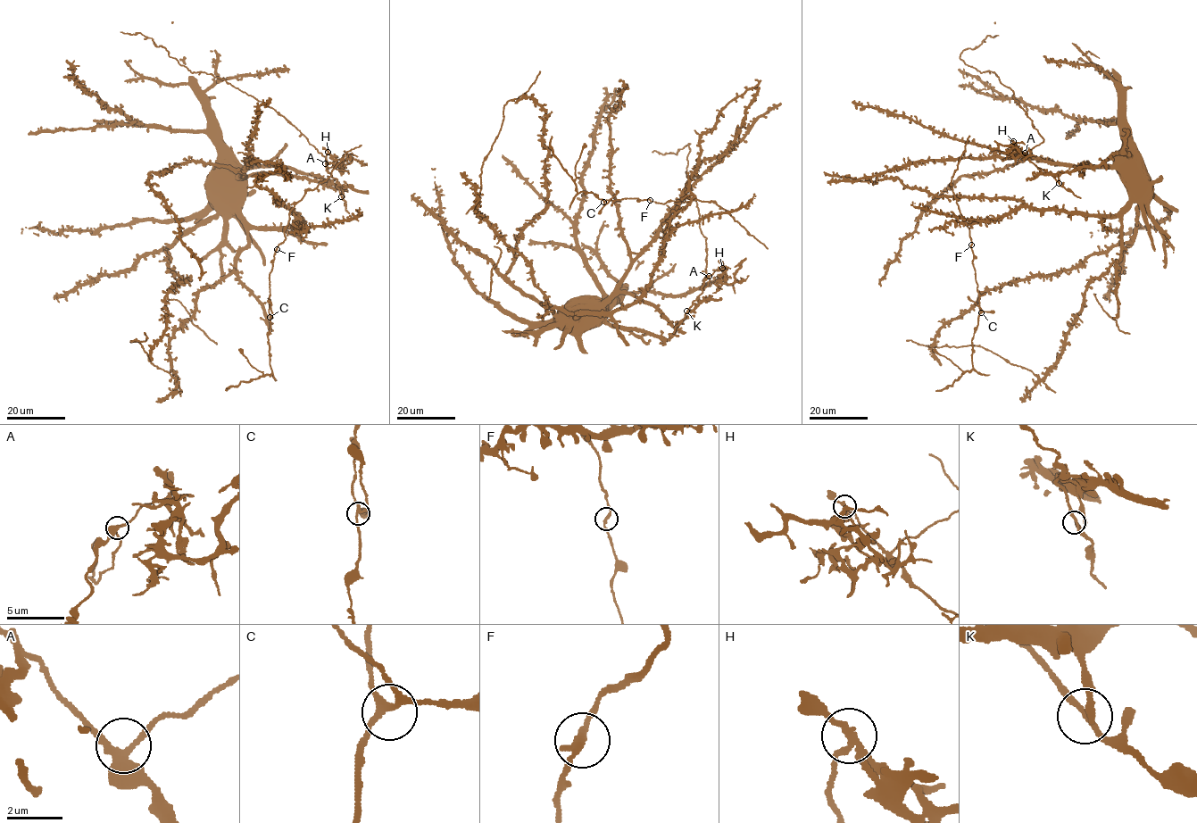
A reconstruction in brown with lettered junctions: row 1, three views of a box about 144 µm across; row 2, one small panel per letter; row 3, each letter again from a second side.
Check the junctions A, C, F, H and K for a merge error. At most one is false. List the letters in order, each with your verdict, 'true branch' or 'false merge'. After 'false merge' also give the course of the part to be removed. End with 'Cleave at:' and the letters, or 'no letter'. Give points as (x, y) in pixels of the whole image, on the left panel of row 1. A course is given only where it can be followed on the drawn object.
A: true branch
C: true branch
F: true branch
H: false merge | (328, 151), (342, 166), (350, 162), (352, 158), (346, 157), (348, 154), (350, 158), (350, 155)
K: true branch
Cleave at: H

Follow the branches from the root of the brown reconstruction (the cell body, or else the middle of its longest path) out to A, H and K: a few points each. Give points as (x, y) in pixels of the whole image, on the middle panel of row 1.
A: (593, 305), (607, 303), (619, 294), (633, 295), (655, 304), (675, 326), (694, 310), (709, 276)
H: (593, 305), (607, 303), (619, 294), (633, 295), (655, 304), (675, 326), (698, 303), (704, 280), (722, 268)
K: (593, 305), (607, 303), (619, 294), (633, 295), (658, 306), (674, 326), (688, 317), (691, 311), (686, 311)

